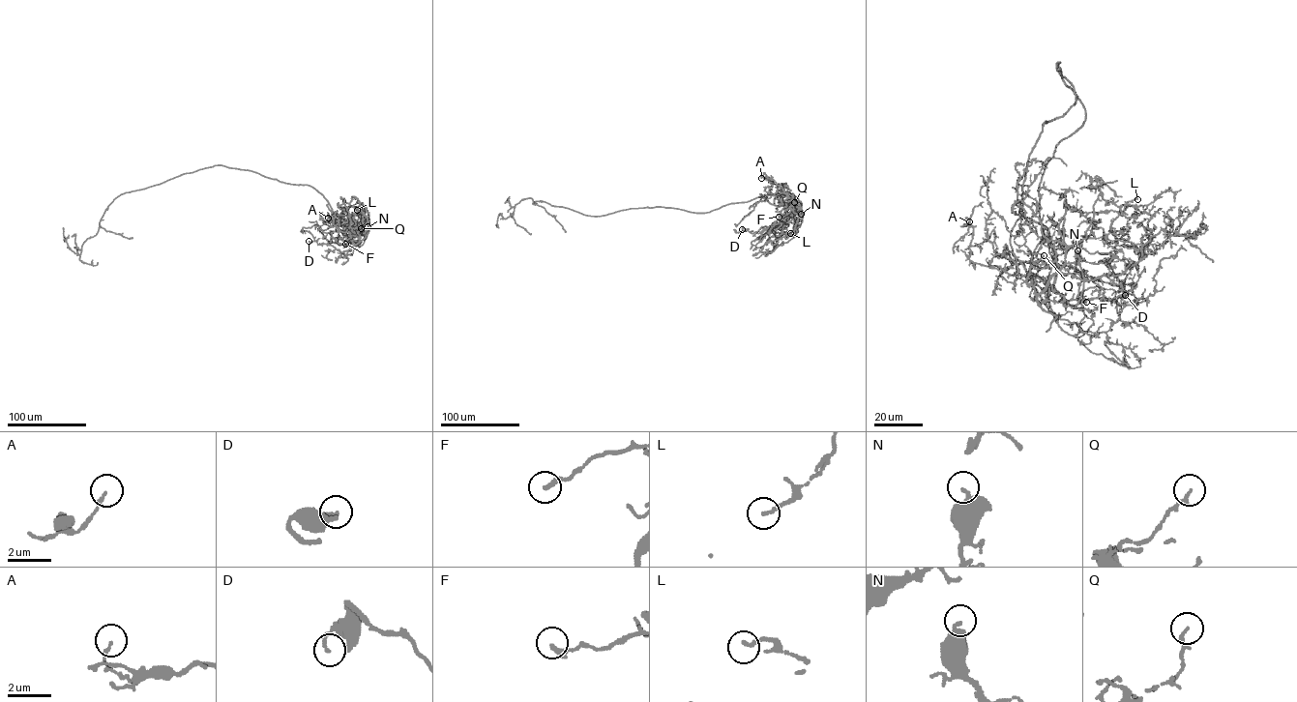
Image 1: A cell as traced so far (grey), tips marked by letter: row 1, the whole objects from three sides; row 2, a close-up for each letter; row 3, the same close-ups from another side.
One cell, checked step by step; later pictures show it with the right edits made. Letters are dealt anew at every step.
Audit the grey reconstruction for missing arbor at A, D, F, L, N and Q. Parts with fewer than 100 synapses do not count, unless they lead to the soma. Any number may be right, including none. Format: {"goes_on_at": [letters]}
{"goes_on_at": []}

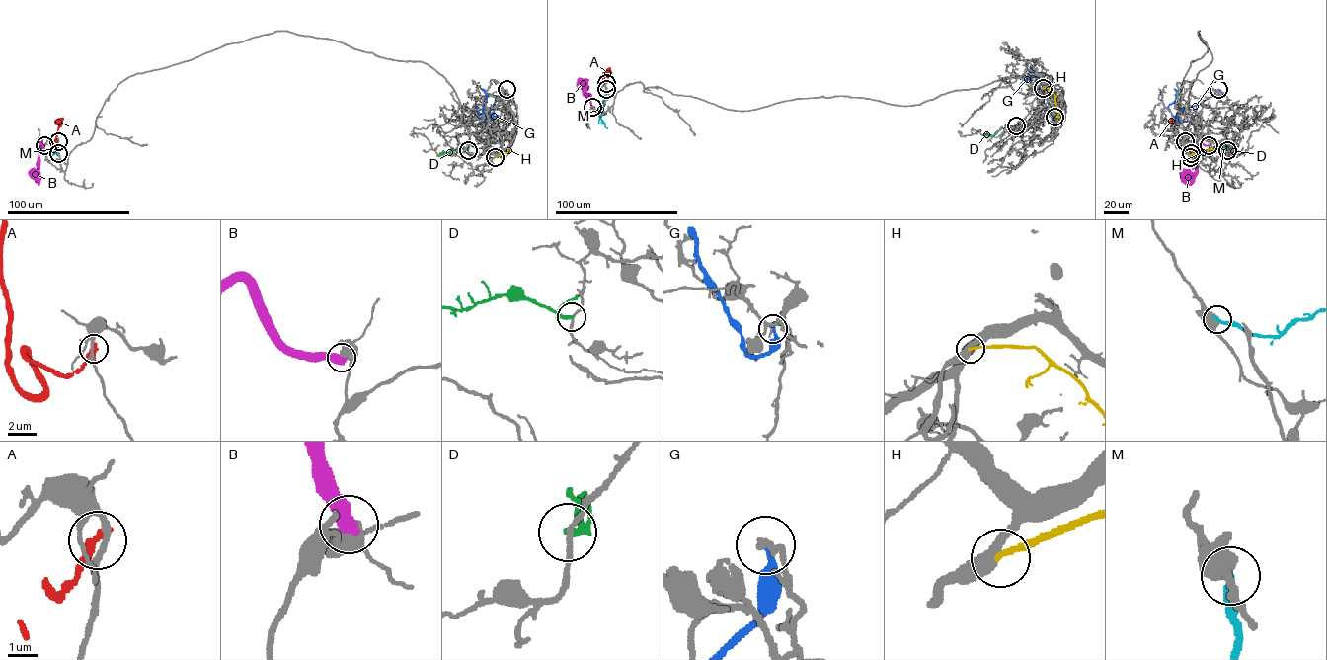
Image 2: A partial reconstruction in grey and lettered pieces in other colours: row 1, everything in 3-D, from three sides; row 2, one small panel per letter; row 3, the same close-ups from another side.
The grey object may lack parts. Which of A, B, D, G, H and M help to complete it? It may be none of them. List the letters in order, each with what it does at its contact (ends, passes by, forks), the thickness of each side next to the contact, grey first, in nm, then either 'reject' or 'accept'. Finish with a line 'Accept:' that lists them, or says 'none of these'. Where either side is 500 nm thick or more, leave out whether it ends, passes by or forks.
A: it ends; calibres 240 and 360 nm; reject
B: calibres 400 and 600 nm; reject
D: it ends; calibres 170 and 240 nm; reject
G: it ends; calibres 180 and 200 nm; reject
H: it ends; calibres 420 and 190 nm; reject
M: calibres 500 and 280 nm; reject
Accept: none of these

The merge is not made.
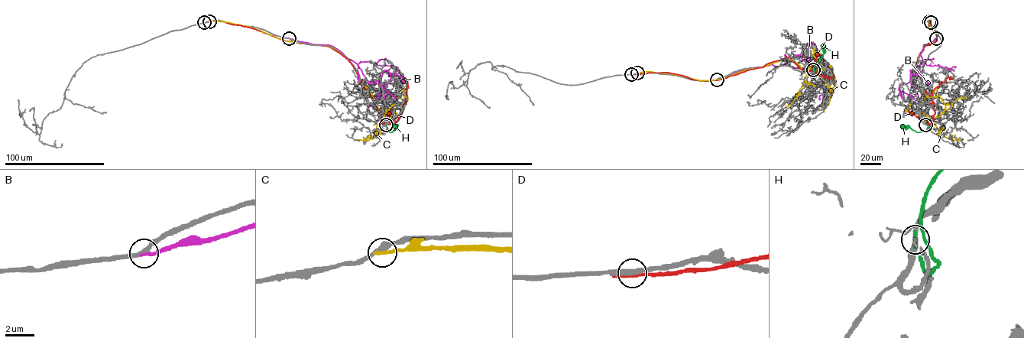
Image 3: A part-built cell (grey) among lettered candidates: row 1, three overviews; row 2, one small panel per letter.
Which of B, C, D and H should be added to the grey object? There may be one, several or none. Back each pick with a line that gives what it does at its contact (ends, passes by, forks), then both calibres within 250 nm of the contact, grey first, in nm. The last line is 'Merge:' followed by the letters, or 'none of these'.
Merge: none of these

